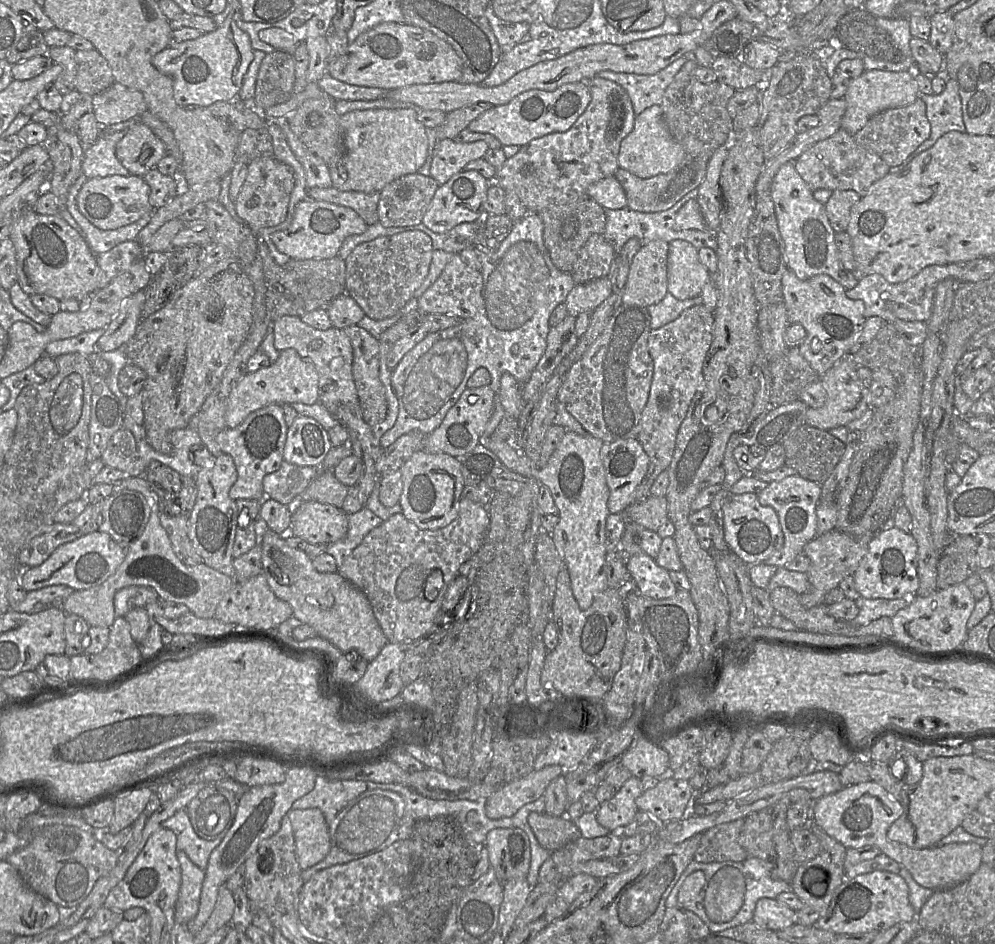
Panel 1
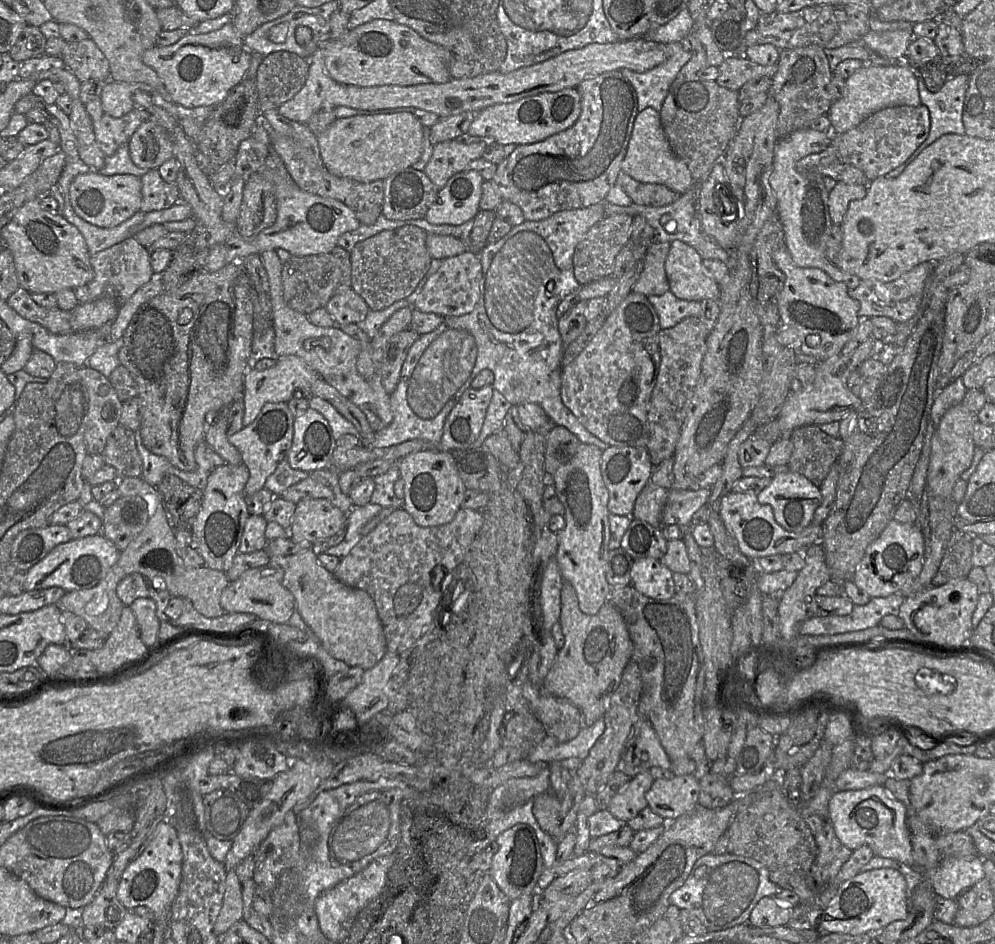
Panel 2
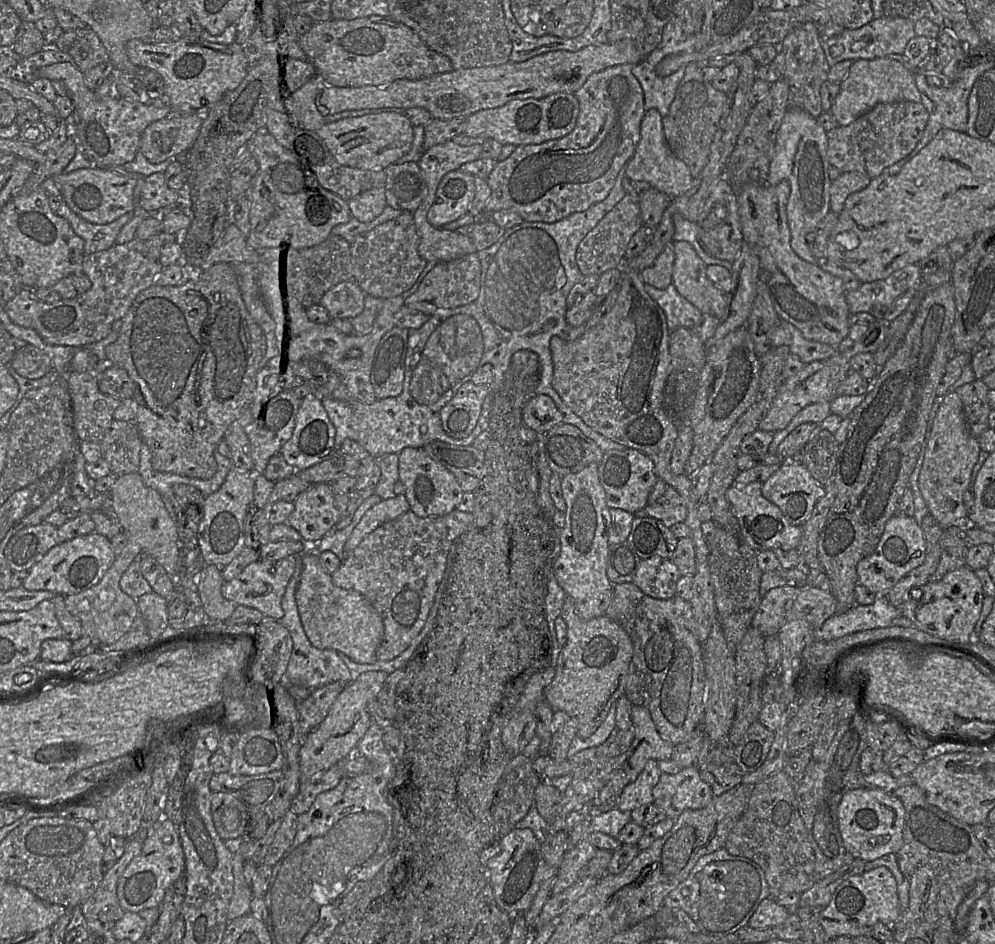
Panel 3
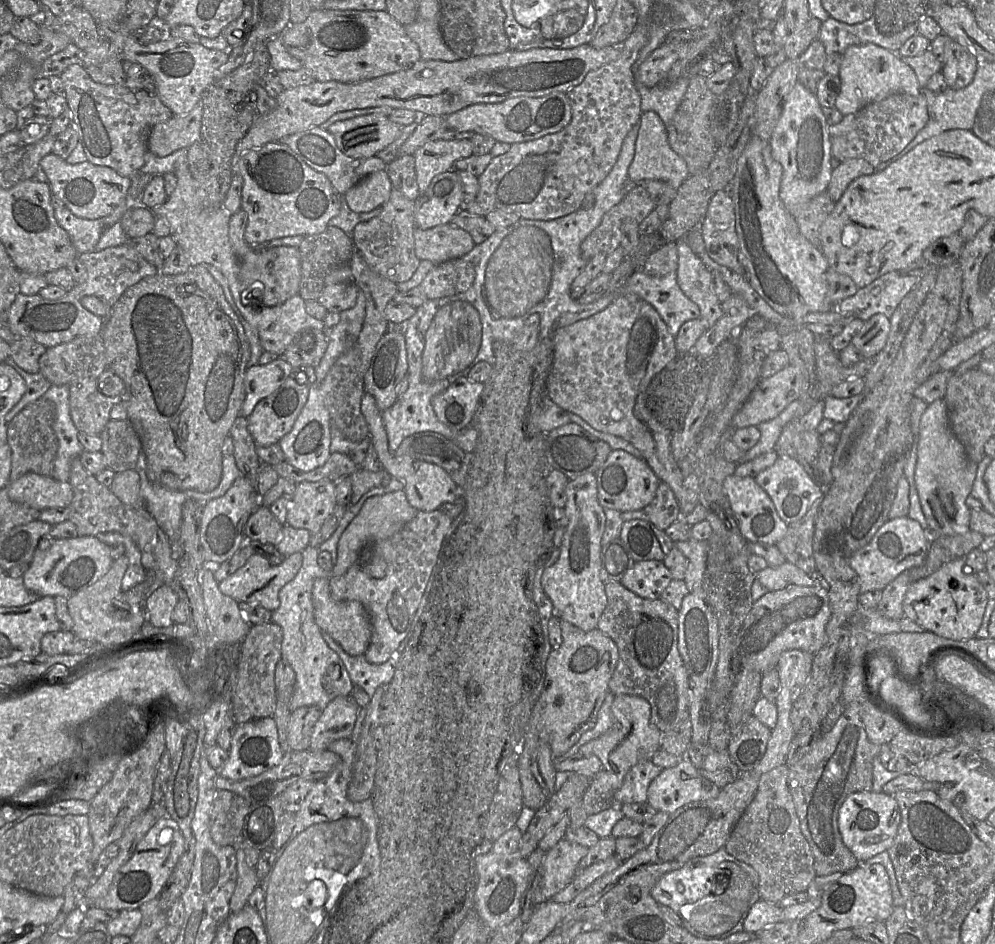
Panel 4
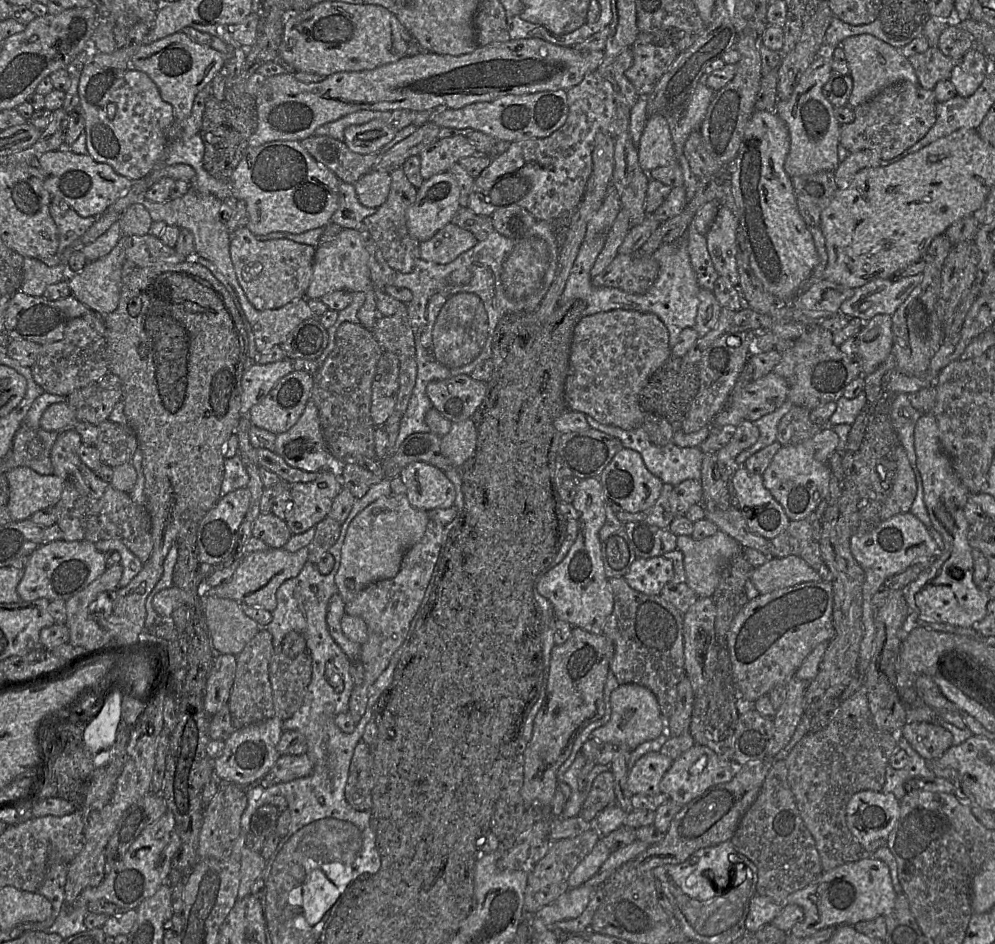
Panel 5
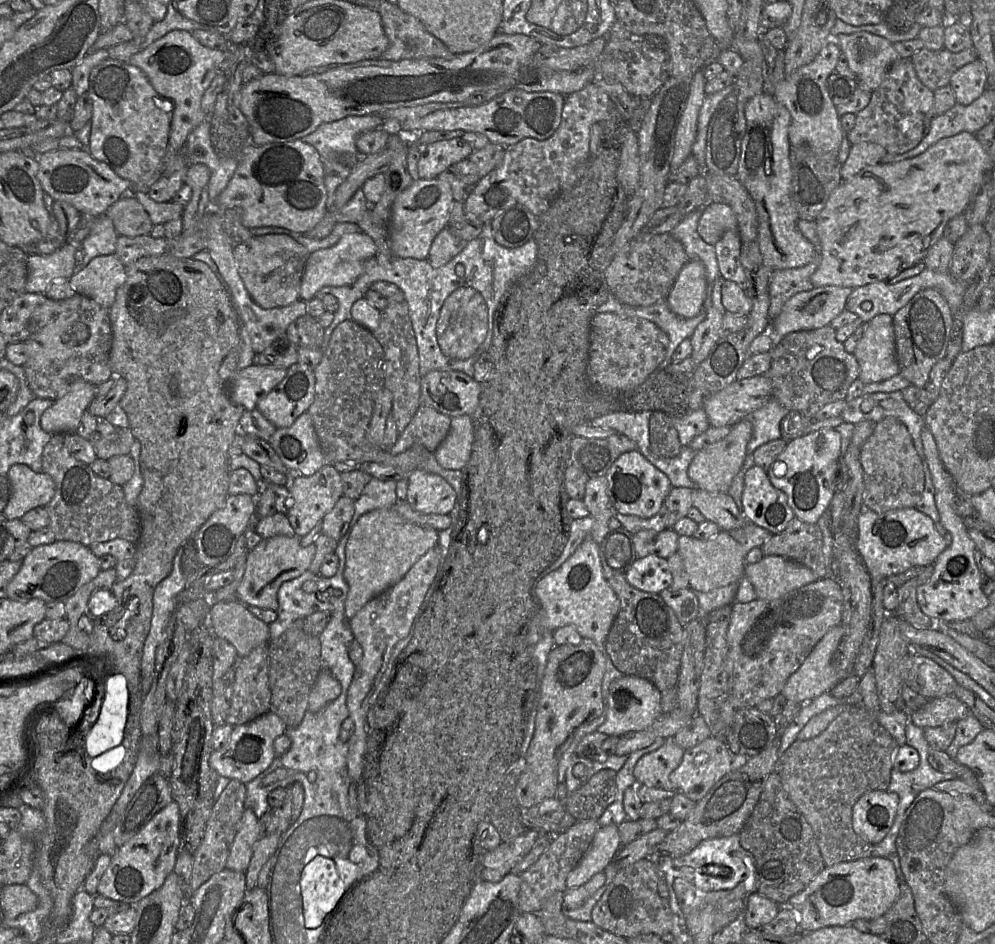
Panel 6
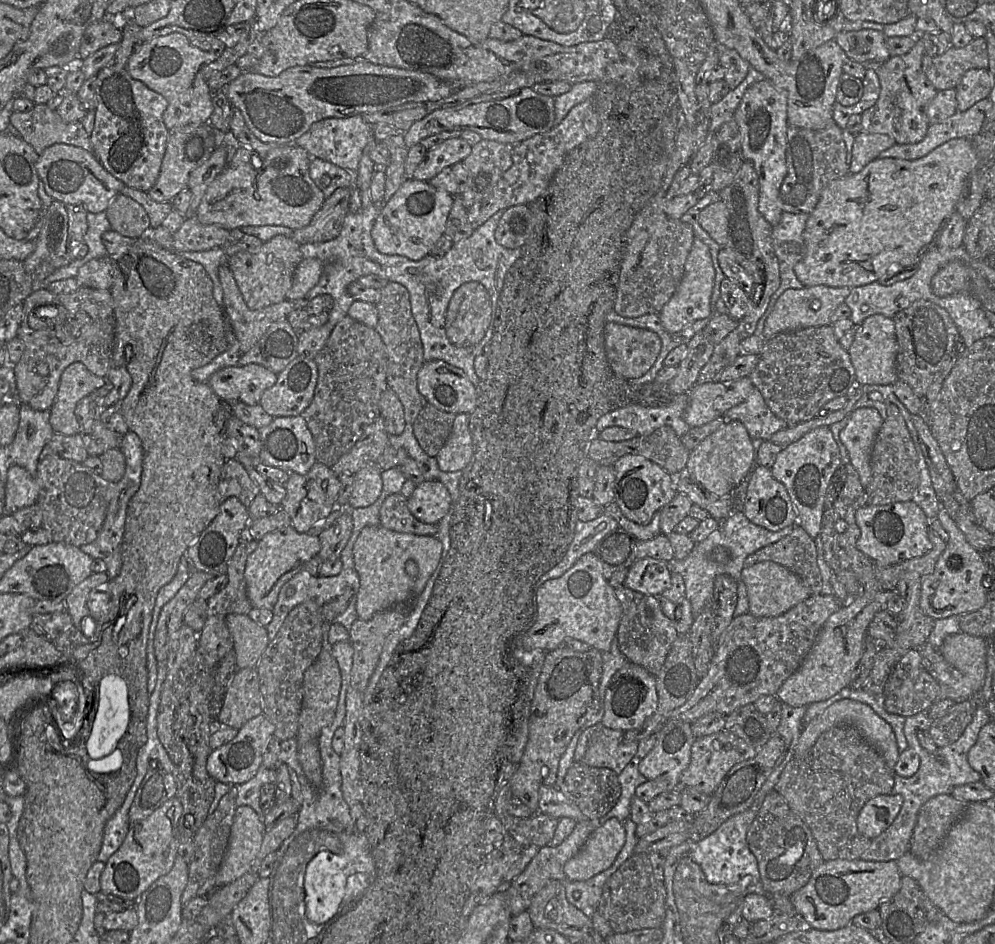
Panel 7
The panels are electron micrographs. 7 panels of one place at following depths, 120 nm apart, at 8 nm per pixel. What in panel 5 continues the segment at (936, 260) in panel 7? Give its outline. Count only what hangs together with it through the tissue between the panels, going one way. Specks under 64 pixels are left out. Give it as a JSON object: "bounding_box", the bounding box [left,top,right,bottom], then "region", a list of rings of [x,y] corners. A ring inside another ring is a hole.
{"bounding_box":[840,273,922,322],"region":[[[922,273],[896,280],[872,280],[855,289],[854,295],[841,304],[840,313],[848,317],[859,317],[866,322],[877,314],[893,315],[922,280]]]}

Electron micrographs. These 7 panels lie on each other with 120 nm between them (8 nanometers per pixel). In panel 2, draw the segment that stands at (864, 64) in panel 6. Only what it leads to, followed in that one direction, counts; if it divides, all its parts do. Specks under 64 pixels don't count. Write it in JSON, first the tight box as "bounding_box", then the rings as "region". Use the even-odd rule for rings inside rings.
{"bounding_box":[828,64,921,135],"region":[[[906,64],[863,65],[845,80],[843,95],[830,106],[828,117],[831,121],[831,132],[835,135],[843,134],[871,114],[887,107],[921,104],[917,77]]]}

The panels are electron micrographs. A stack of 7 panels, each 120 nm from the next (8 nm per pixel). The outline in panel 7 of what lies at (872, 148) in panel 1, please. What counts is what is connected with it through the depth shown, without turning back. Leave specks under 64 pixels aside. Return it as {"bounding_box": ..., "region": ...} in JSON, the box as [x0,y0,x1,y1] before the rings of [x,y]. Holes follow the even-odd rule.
{"bounding_box":[861,37,937,144],"region":[[[917,37],[909,52],[890,57],[875,70],[879,77],[880,93],[875,104],[861,114],[861,132],[889,135],[897,144],[915,144],[924,139],[929,127],[926,111],[937,94],[922,70],[925,54],[923,42]]]}

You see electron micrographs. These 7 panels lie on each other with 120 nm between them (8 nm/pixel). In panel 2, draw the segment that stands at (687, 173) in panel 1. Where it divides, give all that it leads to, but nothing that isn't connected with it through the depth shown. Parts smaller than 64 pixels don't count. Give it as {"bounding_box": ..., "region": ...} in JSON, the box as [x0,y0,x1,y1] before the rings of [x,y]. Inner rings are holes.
{"bounding_box":[616,171,679,206],"region":[[[620,171],[616,184],[629,196],[632,203],[644,206],[665,206],[674,202],[679,194],[662,184],[638,182]]]}

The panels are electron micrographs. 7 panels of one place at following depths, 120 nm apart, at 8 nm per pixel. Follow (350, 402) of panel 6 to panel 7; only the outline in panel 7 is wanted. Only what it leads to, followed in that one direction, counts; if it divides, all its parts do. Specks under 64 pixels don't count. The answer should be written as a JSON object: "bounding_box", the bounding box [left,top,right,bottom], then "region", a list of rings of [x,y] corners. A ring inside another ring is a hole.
{"bounding_box":[301,316,387,468],"region":[[[345,316],[332,330],[324,347],[314,358],[318,378],[311,404],[301,416],[312,435],[316,461],[331,468],[360,439],[365,429],[380,417],[379,401],[387,387],[387,352],[381,337],[374,328]]]}

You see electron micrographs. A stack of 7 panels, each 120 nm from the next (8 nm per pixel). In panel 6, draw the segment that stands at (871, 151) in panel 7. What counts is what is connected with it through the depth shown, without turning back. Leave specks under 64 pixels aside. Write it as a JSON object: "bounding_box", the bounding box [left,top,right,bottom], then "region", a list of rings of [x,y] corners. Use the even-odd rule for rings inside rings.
{"bounding_box":[841,142,886,180],"region":[[[861,142],[852,144],[849,155],[841,166],[842,180],[849,180],[867,166],[881,163],[881,159],[886,154],[886,149],[876,143]]]}

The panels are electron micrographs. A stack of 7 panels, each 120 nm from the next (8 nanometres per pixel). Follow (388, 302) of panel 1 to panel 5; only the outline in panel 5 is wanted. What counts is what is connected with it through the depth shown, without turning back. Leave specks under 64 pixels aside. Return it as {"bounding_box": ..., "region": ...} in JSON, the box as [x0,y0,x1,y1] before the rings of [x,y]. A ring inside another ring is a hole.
{"bounding_box":[361,167,419,274],"region":[[[402,167],[391,174],[390,191],[386,201],[371,216],[362,221],[361,228],[375,244],[390,268],[402,274],[410,273],[419,258],[419,242],[408,232],[407,210],[415,202],[417,189],[409,182]]]}

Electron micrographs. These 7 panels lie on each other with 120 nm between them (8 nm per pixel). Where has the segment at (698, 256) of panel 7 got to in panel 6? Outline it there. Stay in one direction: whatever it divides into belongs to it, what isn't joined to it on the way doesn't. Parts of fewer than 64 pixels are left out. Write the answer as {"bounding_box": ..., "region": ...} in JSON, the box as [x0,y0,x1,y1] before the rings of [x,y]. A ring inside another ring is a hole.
{"bounding_box":[667,260,707,318],"region":[[[699,260],[688,261],[680,270],[667,297],[672,312],[683,318],[698,315],[703,307],[707,290],[704,264]]]}

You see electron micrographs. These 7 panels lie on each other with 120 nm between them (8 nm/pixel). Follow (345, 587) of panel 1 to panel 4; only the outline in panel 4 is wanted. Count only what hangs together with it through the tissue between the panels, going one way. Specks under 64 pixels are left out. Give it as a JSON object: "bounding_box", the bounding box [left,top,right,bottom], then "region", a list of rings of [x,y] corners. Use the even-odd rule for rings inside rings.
{"bounding_box":[312,578,372,656],"region":[[[317,578],[312,590],[315,622],[328,633],[351,656],[361,656],[366,652],[372,635],[372,628],[365,607],[356,600],[337,601],[330,593],[329,578]]]}

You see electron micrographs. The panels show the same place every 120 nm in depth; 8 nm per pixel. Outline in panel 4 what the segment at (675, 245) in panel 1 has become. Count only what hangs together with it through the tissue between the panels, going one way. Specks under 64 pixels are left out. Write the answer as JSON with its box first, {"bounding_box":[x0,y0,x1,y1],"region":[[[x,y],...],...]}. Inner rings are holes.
{"bounding_box":[677,240,723,327],"region":[[[678,240],[677,282],[685,295],[700,309],[701,318],[707,327],[712,327],[723,315],[722,302],[714,285],[713,272],[684,241]]]}

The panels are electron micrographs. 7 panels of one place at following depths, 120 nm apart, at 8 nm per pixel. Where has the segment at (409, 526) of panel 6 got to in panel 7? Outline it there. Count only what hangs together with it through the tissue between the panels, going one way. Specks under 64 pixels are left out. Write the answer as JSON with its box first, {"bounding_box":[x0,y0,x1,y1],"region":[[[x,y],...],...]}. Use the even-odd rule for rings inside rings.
{"bounding_box":[353,525,442,620],"region":[[[381,525],[364,527],[353,547],[355,569],[360,580],[356,594],[358,618],[370,620],[381,611],[413,602],[423,592],[436,570],[442,550],[442,542],[437,536],[400,533]],[[409,560],[415,561],[418,565],[416,576],[410,576],[406,571],[406,563]]]}

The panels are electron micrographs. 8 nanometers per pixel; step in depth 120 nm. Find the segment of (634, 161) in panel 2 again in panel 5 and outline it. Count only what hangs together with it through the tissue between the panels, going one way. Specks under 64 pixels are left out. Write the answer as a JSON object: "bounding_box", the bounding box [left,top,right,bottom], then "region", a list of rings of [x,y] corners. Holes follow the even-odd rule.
{"bounding_box":[637,114,678,173],"region":[[[660,114],[648,117],[637,148],[639,165],[646,173],[678,162],[668,122]]]}

